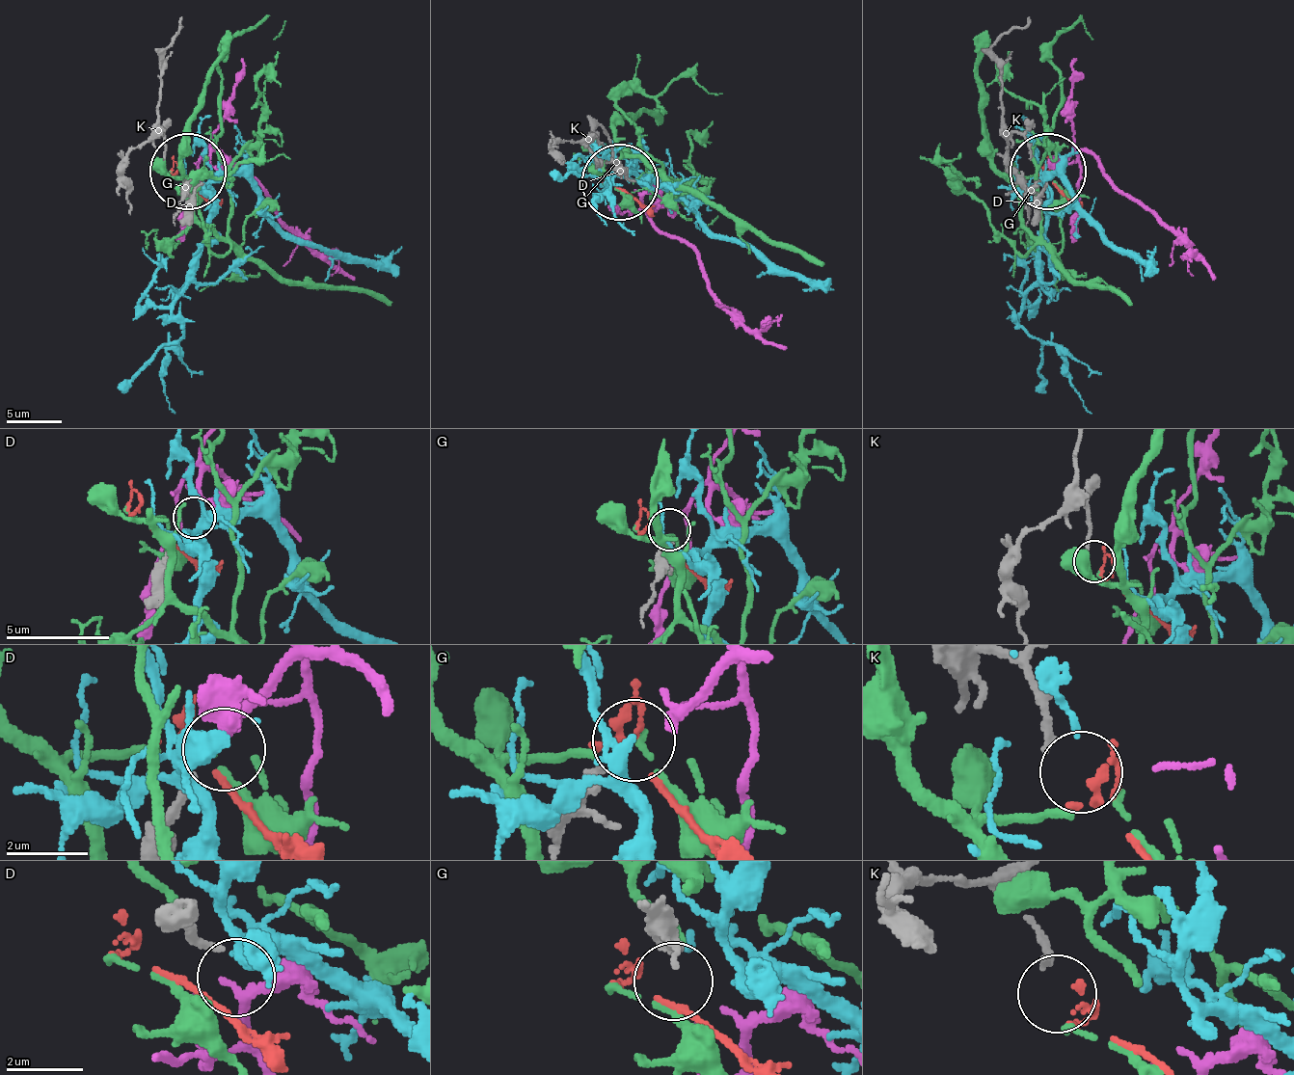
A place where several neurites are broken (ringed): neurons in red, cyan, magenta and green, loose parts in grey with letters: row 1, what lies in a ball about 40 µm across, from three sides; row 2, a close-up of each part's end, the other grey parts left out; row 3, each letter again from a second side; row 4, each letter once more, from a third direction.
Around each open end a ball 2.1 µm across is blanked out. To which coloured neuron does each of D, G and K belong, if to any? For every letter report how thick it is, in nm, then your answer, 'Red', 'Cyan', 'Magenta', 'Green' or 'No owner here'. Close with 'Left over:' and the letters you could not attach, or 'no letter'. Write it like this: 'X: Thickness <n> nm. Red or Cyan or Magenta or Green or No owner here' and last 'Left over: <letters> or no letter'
D: Thickness 190 nm. Magenta
G: Thickness 320 nm. No owner here
K: Thickness 160 nm. Red
Left over: G

